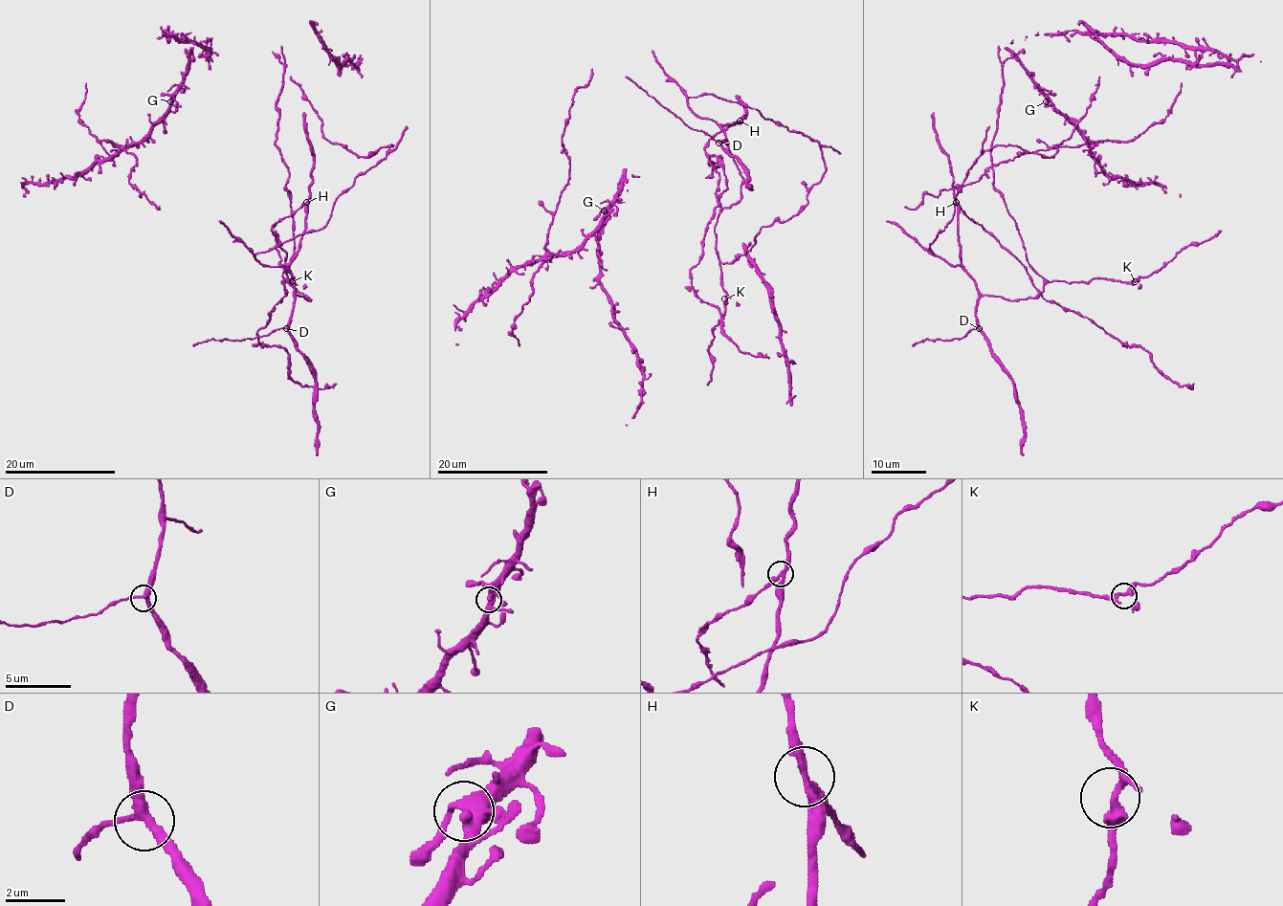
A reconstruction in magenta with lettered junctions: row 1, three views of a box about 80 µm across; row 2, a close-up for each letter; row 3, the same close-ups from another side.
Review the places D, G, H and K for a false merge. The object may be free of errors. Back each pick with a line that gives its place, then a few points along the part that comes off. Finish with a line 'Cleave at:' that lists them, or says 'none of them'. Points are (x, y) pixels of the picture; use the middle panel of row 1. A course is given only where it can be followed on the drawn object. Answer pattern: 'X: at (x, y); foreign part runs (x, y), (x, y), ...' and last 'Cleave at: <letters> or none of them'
H: at (740, 121); foreign part runs (740, 121), (705, 148), (718, 174), (718, 205), (690, 279), (741, 351), (768, 358)
Cleave at: H

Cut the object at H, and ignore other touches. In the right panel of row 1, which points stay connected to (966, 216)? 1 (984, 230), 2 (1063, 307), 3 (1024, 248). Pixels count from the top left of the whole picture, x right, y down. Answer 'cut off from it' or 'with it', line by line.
1: with it
2: with it
3: cut off from it

